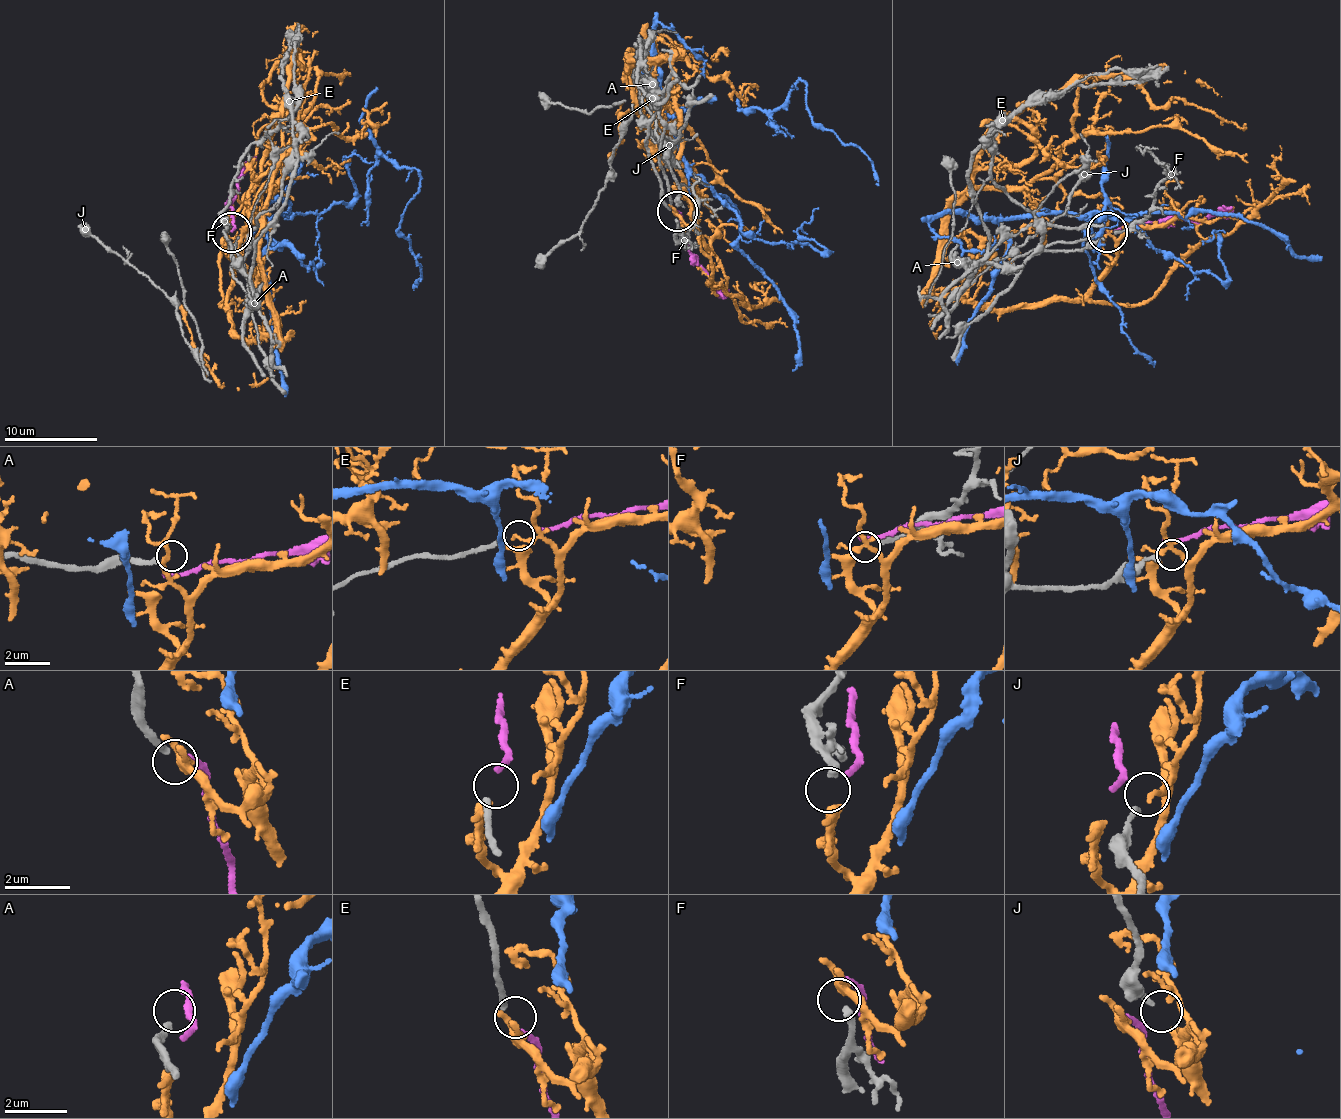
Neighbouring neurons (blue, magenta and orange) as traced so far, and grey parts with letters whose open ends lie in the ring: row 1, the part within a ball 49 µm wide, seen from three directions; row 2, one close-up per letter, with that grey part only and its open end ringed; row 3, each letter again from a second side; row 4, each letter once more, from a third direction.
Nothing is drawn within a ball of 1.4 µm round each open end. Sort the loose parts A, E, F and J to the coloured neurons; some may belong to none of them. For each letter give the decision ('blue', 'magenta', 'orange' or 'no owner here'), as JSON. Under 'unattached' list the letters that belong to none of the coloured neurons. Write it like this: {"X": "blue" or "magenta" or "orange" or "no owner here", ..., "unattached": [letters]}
{"A": "no owner here", "E": "magenta", "F": "orange", "J": "no owner here", "unattached": ["A", "J"]}

